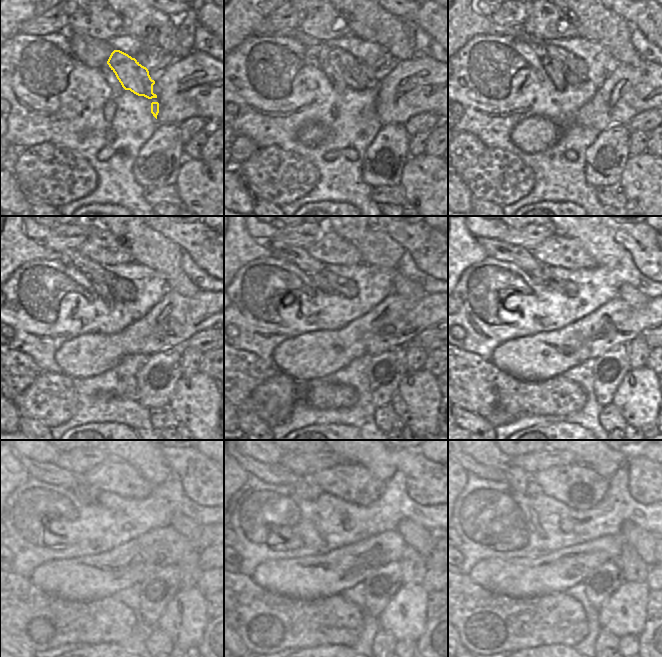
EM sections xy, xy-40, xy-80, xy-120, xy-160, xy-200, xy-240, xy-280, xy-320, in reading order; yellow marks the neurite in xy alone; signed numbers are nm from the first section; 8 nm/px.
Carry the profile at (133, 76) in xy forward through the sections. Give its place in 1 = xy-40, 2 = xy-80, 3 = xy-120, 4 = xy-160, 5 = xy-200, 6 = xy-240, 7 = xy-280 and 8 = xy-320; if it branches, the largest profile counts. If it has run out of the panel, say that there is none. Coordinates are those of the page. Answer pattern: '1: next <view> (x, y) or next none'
1: next xy-40 (353, 73)
2: next xy-80 (574, 70)
3: next xy-120 (122, 289)
4: next xy-160 (299, 257)
5: next xy-200 (497, 249)
6: next xy-240 (48, 473)
7: next xy-280 (270, 473)
8: next xy-320 (468, 464)

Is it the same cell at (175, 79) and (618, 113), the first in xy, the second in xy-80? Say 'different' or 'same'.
same

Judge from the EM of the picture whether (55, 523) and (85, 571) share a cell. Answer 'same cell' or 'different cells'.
different cells

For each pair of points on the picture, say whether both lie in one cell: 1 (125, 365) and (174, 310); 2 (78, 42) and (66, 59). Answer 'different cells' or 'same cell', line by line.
1: different cells
2: different cells

